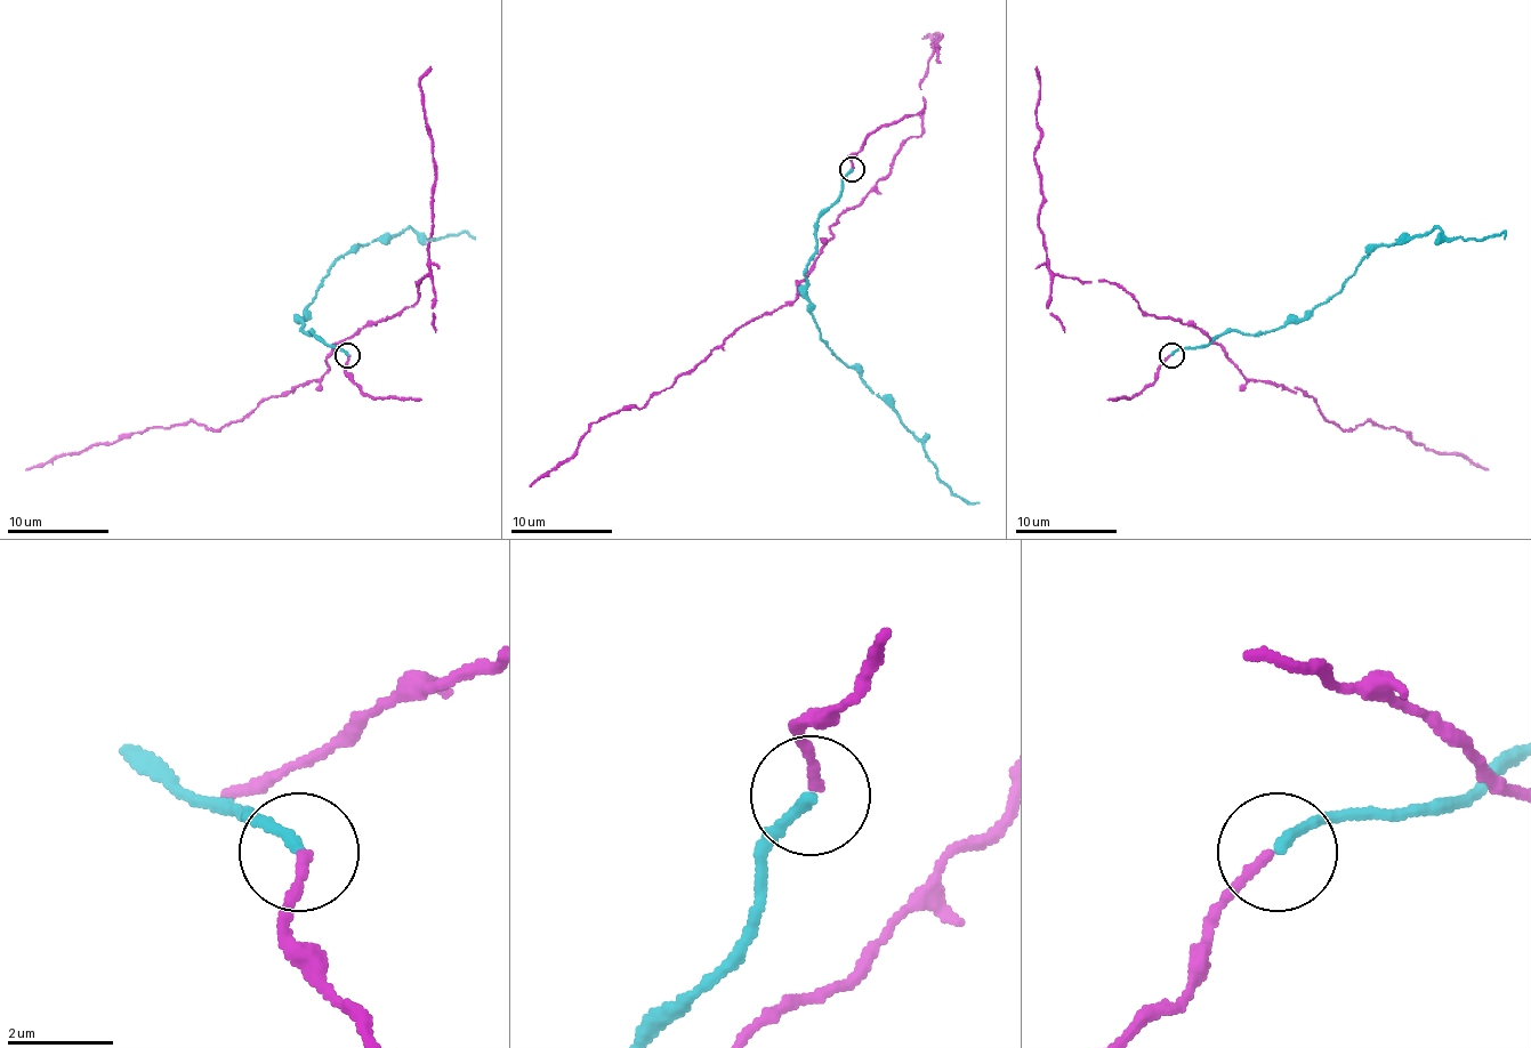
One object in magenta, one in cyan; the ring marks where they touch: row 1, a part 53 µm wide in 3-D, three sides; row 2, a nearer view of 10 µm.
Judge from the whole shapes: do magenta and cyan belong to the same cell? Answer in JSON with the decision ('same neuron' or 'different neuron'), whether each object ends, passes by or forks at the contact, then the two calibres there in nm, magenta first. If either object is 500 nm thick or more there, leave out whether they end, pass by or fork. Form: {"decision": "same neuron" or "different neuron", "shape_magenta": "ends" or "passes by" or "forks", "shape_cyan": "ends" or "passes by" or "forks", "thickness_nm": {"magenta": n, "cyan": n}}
{"decision": "same neuron", "shape_magenta": "ends", "shape_cyan": "ends", "thickness_nm": {"magenta": 170, "cyan": 220}}

